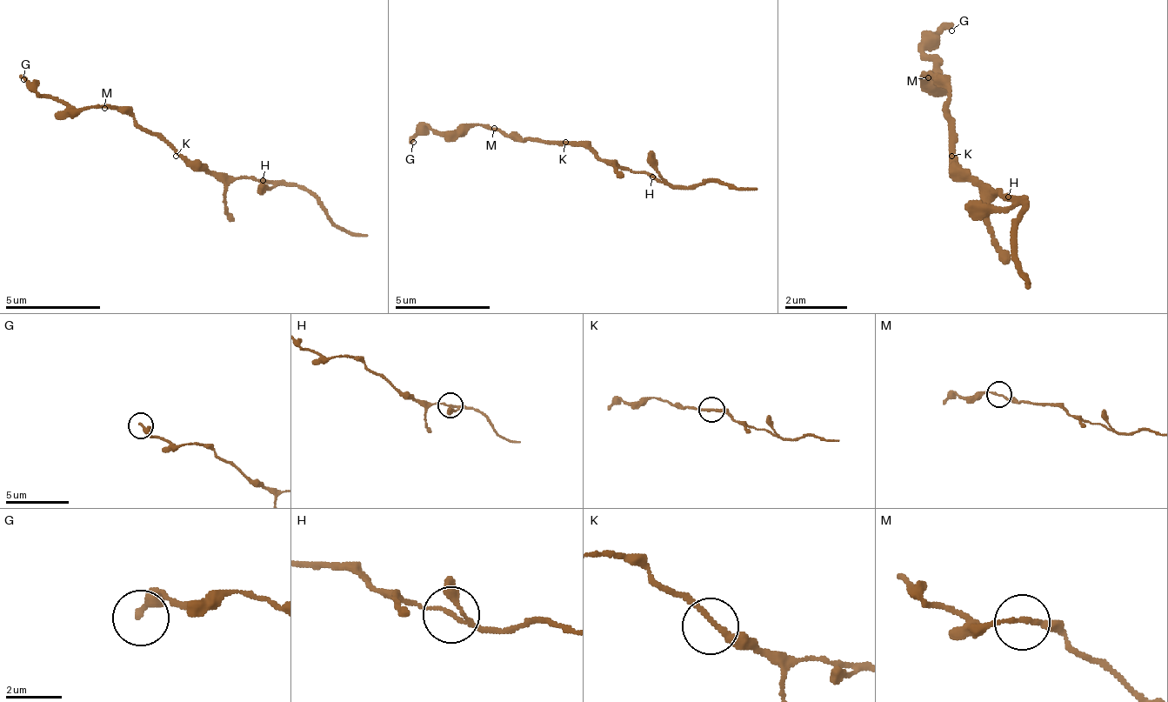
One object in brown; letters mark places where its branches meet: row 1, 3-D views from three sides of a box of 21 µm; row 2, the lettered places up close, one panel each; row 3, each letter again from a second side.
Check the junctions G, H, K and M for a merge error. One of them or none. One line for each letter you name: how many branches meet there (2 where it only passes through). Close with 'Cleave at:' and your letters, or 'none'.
Cleave at: none

